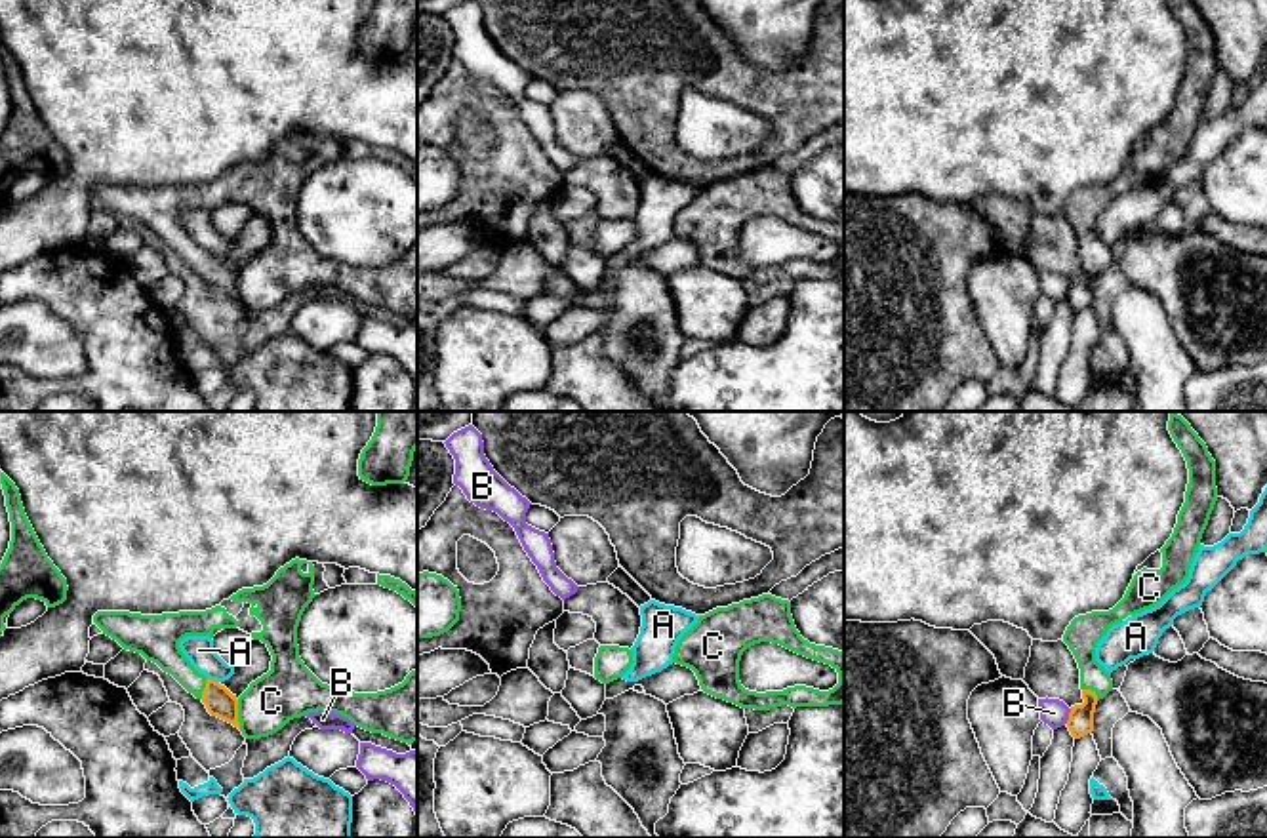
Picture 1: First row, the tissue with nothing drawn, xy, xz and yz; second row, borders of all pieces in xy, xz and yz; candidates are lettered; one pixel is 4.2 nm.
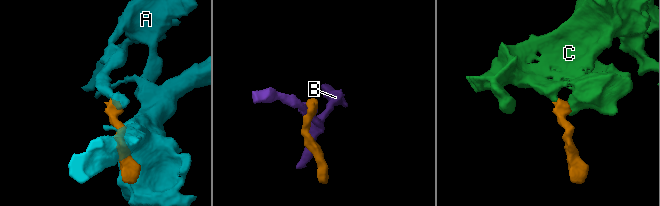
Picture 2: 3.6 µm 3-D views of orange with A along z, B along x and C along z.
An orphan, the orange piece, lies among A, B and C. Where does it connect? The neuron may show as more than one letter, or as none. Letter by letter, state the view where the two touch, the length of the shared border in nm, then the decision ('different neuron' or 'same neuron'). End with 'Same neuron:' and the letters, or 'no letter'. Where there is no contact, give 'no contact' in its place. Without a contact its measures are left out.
A: meets orange in xy; contact 50 nm long; different neuron
B: meets orange in yz; contact 70 nm long; different neuron
C: meets orange in xy; contact 130 nm long; same neuron
Same neuron: C

